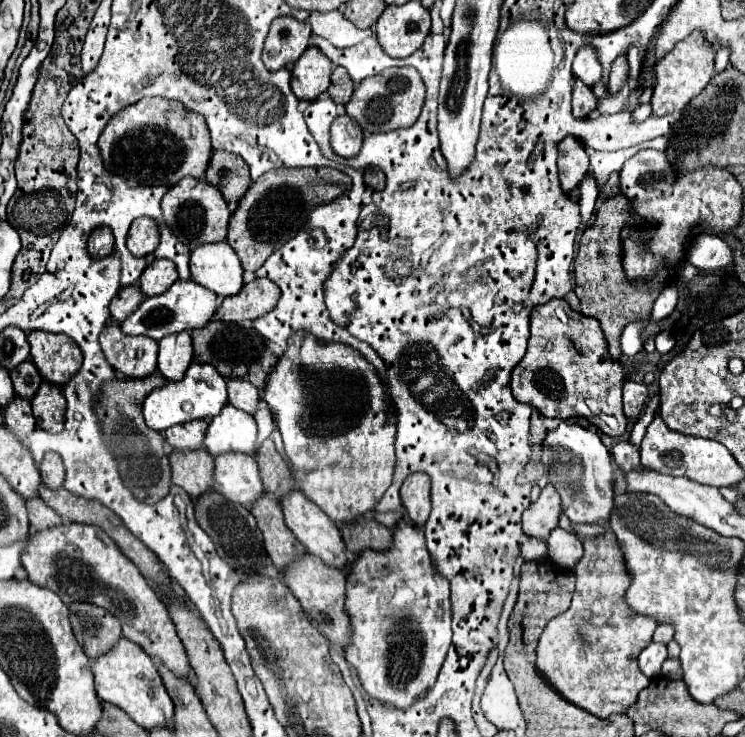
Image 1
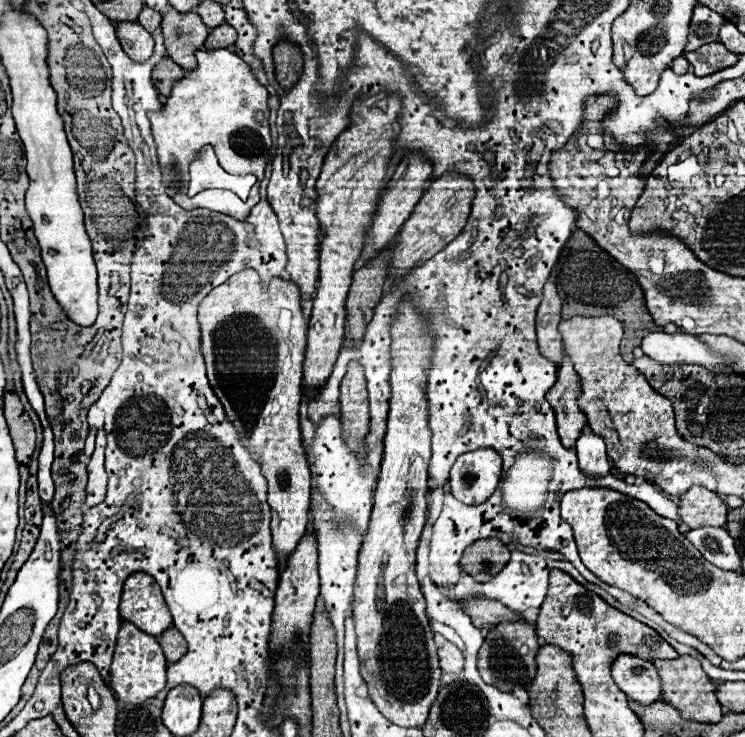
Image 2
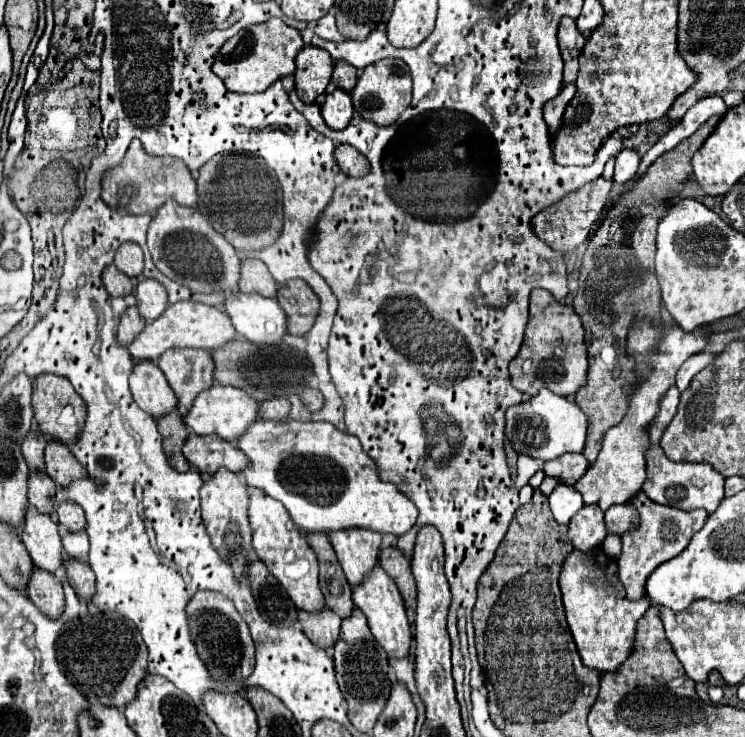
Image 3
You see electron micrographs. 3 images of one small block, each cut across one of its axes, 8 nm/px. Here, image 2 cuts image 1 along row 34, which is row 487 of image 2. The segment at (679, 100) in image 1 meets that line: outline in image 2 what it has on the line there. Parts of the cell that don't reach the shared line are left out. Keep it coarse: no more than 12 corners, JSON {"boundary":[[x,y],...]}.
{"boundary":[[692,486],[678,498],[690,528],[724,526],[728,506],[716,492]]}

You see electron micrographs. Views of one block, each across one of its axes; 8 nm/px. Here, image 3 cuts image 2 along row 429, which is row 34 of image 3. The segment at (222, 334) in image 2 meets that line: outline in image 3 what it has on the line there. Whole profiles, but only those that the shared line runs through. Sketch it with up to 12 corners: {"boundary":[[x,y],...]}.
{"boundary":[[280,18],[226,40],[212,72],[264,92],[296,70],[304,42]]}

